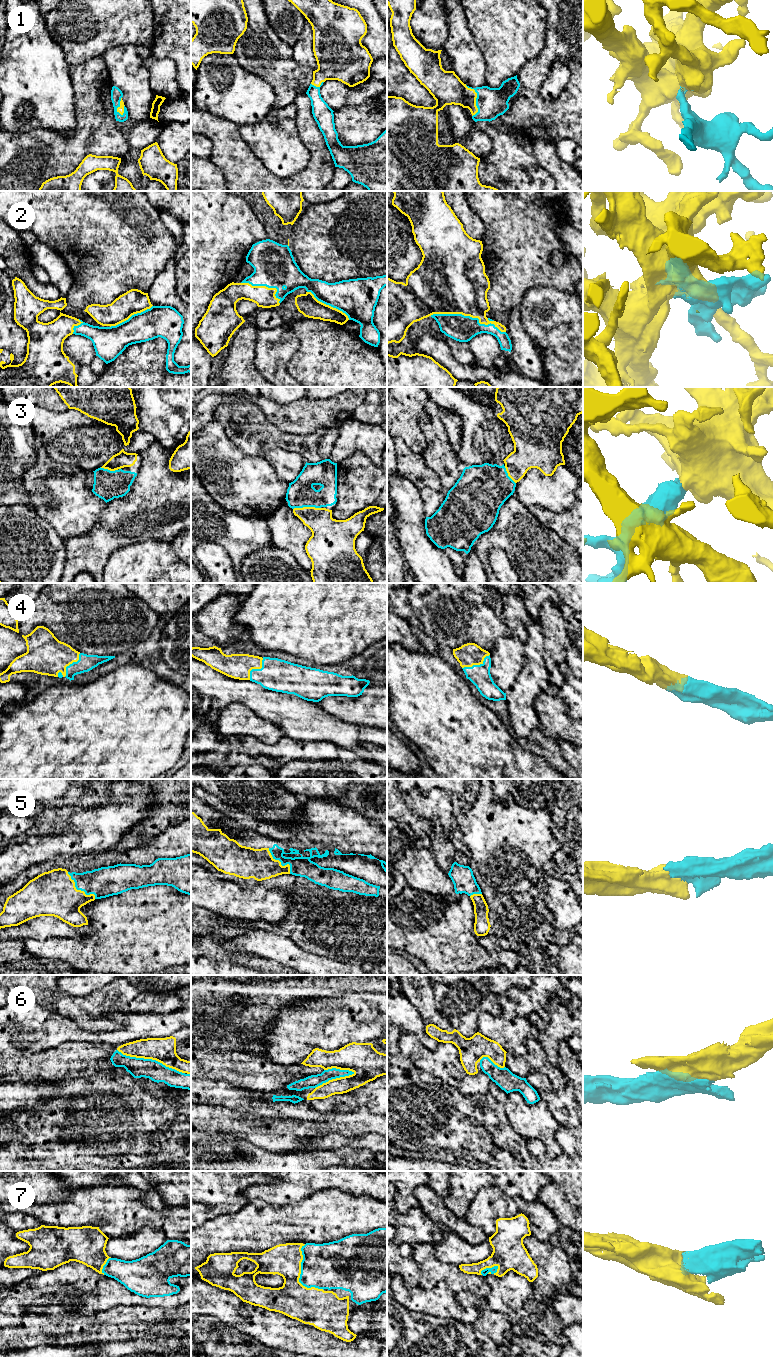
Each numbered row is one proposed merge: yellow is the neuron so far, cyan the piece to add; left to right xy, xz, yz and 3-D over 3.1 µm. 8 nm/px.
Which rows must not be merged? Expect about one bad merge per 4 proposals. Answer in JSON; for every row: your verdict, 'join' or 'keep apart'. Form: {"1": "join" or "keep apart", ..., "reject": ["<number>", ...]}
{"1": "join", "2": "join", "3": "join", "4": "join", "5": "join", "6": "keep apart", "7": "join", "reject": ["6"]}

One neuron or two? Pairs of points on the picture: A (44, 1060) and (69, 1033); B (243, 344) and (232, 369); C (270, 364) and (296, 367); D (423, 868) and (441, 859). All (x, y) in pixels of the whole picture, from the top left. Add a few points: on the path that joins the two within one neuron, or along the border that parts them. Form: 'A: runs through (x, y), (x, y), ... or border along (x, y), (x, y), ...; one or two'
A: border along (77, 1041), (66, 1041), (63, 1043); two
B: runs through (241, 350), (241, 357), (238, 363); one
C: border along (299, 346), (286, 365), (286, 371), (291, 376); two
D: border along (430, 847), (435, 863), (447, 874); two

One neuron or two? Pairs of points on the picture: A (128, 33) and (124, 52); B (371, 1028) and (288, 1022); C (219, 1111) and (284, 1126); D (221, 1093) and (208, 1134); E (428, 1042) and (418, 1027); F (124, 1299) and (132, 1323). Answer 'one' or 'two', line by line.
A: two
B: one
C: one
D: two
E: one
F: two

